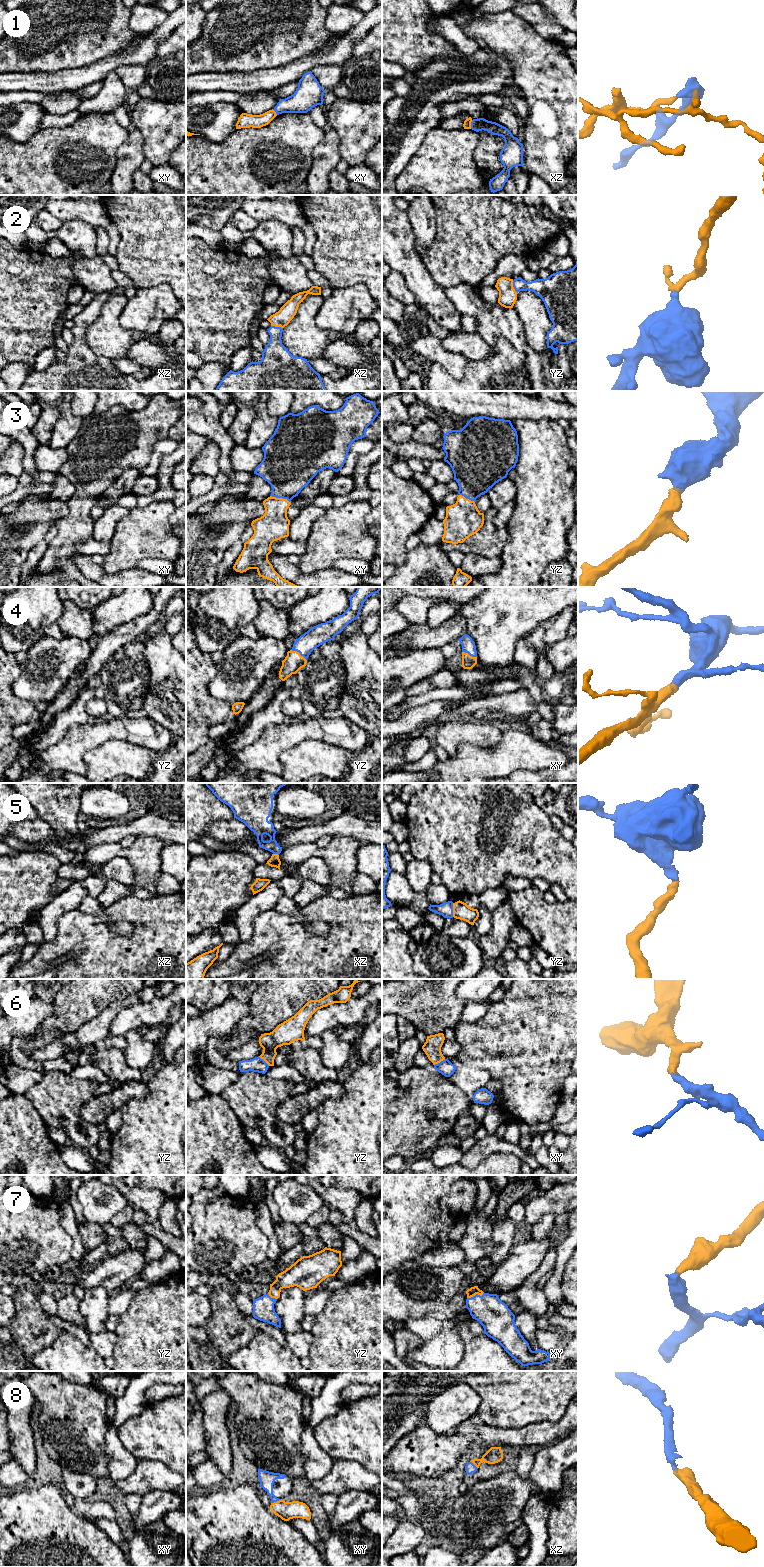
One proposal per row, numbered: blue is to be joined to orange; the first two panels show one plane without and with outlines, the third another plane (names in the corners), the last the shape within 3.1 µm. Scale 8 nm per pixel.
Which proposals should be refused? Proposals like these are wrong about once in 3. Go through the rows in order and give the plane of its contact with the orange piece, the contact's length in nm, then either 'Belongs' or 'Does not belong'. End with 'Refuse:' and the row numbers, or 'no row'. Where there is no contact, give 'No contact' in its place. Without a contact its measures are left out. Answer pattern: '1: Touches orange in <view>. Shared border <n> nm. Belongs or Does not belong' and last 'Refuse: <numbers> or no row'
1: Touches orange in xz. Shared border 70 nm. Does not belong
2: Touches orange in yz. Shared border 120 nm. Belongs
3: Touches orange in xy. Shared border 170 nm. Belongs
4: Touches orange in yz. Shared border 160 nm. Belongs
5: Touches orange in yz. Shared border 110 nm. Belongs
6: Touches orange in xy. Shared border 110 nm. Belongs
7: Touches orange in xy. Shared border 140 nm. Belongs
8: Touches orange in xy. Shared border 90 nm. Belongs
Refuse: 1

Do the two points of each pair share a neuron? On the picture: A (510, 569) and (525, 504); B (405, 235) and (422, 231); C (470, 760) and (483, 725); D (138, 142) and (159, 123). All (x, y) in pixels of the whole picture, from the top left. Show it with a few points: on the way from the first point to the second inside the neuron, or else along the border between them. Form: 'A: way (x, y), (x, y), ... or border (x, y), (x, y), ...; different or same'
A: way (525, 553), (525, 520); same
B: border (406, 211), (415, 237), (415, 251), (419, 256); different
C: border (498, 742), (490, 747), (462, 743), (454, 755); different
D: border (136, 127), (143, 137), (143, 154), (145, 158); different

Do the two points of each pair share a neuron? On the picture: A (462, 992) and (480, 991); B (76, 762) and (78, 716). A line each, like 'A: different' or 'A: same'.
A: same
B: different

